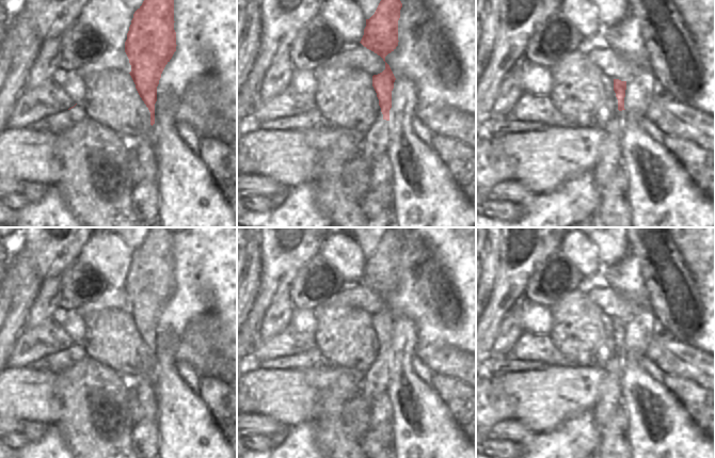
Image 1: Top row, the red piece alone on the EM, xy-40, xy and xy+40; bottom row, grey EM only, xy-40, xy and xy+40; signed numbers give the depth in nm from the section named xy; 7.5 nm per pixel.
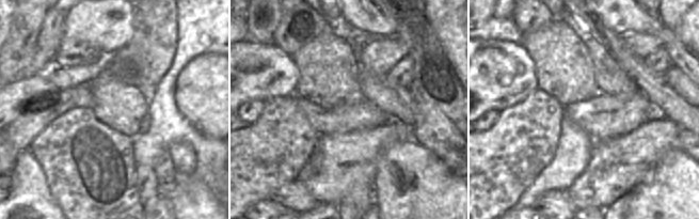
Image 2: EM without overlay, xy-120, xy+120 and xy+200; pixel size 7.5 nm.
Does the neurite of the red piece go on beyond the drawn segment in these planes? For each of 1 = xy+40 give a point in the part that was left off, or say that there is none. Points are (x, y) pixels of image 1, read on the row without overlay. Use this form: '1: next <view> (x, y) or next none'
1: next none

